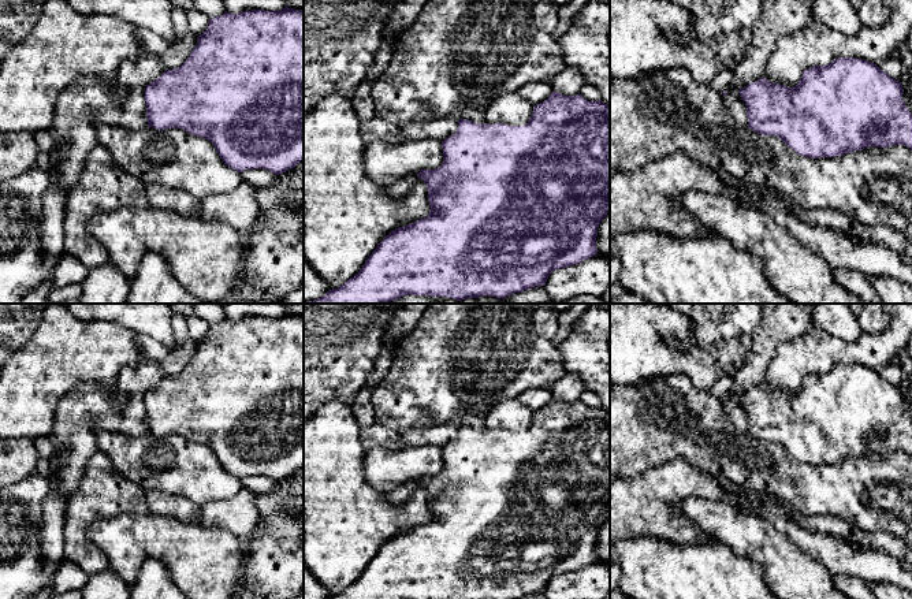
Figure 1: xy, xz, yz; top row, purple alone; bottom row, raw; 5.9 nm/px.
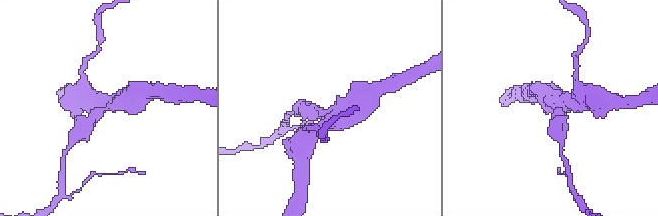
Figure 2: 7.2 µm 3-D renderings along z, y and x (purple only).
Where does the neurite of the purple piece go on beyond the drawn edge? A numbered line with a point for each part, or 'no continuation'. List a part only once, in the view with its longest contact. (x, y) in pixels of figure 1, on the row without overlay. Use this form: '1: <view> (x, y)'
1: xz (402, 494)

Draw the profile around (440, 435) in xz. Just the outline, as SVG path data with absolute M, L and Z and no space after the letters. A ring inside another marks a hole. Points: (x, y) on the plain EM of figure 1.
M373 423L371 425L362 427L360 431L360 440L365 450L397 450L402 446L420 447L428 444L442 449L455 440L457 436L458 427L451 424L440 424L428 428L409 428L399 434L390 427Z

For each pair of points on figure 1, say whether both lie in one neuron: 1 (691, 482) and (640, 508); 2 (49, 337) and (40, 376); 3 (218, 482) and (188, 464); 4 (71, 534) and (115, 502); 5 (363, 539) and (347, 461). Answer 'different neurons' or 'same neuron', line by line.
1: same neuron
2: same neuron
3: same neuron
4: same neuron
5: same neuron

